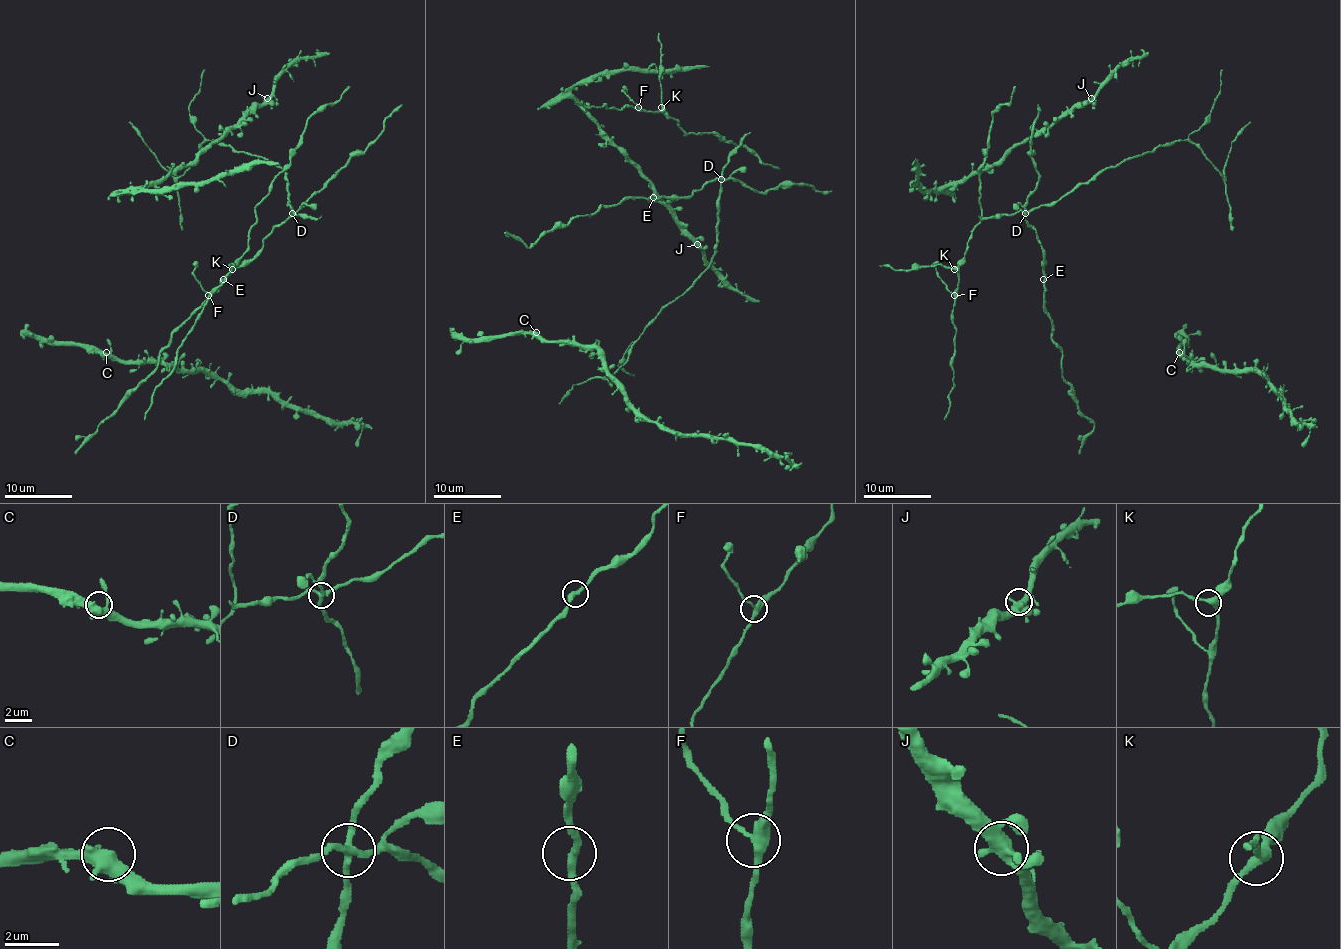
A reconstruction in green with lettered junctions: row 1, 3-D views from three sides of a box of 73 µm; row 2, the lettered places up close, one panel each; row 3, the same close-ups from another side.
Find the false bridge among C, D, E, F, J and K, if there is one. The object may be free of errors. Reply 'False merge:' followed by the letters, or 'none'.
False merge: D

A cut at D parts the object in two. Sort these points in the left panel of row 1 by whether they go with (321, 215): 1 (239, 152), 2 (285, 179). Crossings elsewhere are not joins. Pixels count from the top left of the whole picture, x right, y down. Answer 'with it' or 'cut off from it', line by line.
1: with it
2: with it

